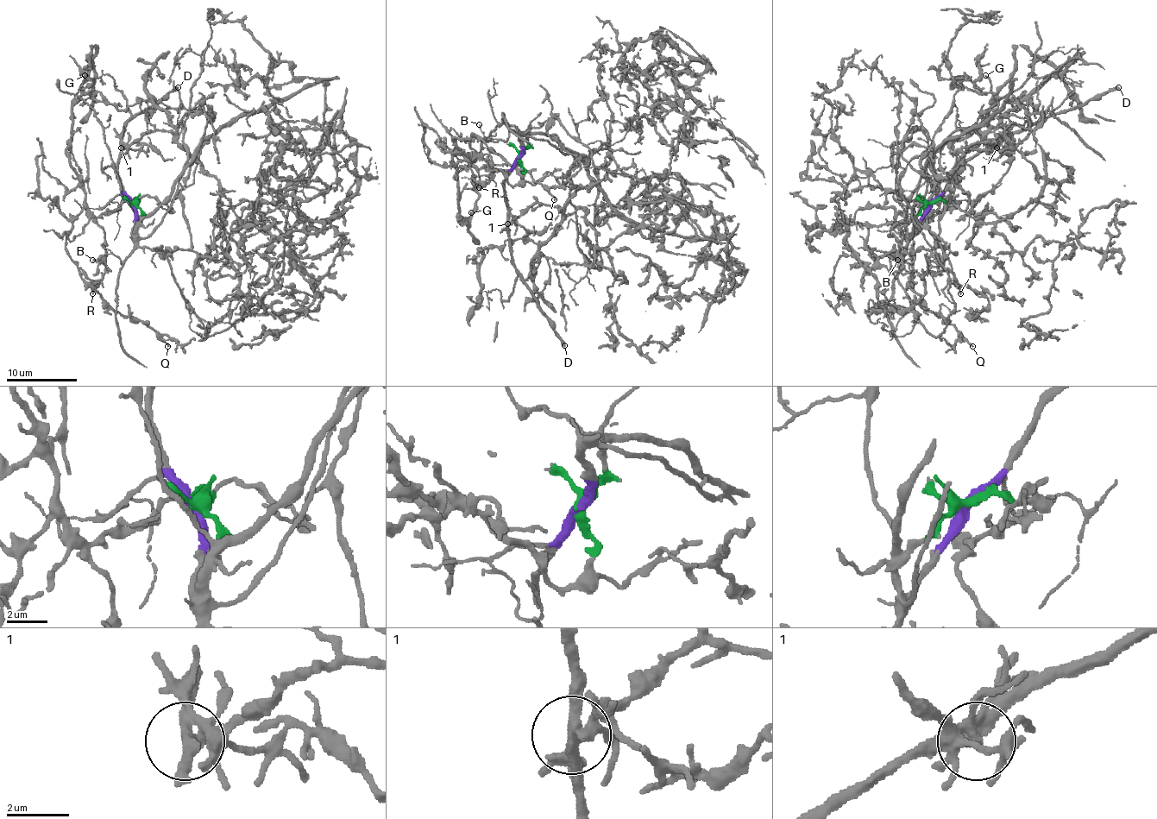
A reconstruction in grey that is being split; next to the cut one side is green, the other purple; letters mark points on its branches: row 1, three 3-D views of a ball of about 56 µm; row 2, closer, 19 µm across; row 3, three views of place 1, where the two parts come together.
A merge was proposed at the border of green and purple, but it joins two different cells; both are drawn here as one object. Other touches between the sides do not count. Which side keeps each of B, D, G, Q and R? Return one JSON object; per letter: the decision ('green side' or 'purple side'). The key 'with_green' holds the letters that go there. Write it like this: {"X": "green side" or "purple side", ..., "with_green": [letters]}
{"B": "purple side", "D": "purple side", "G": "green side", "Q": "green side", "R": "green side", "with_green": ["G", "Q", "R"]}

